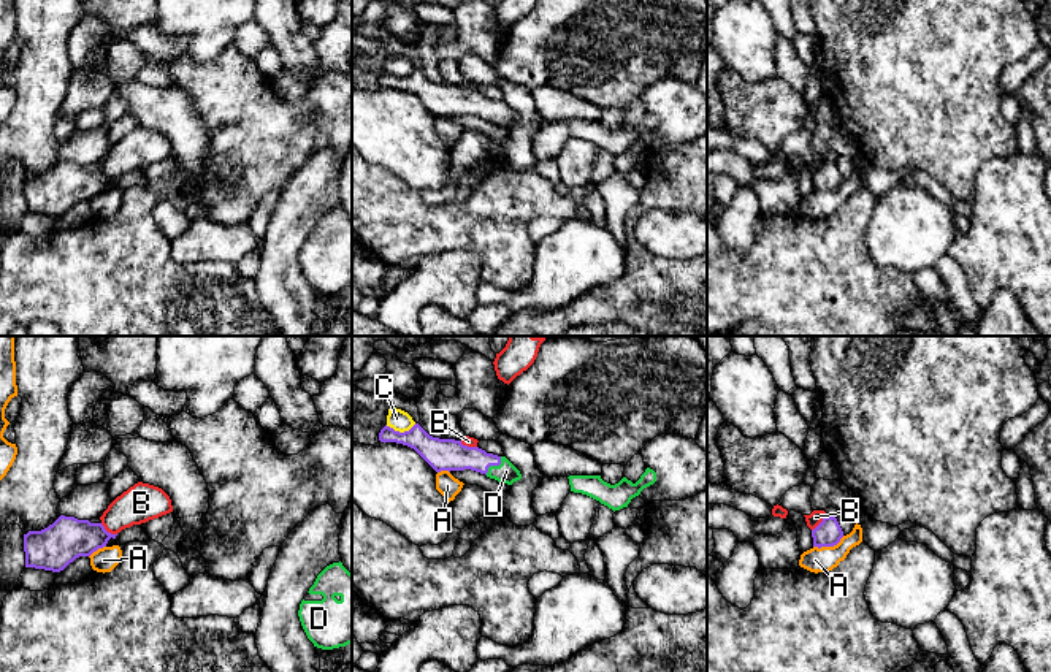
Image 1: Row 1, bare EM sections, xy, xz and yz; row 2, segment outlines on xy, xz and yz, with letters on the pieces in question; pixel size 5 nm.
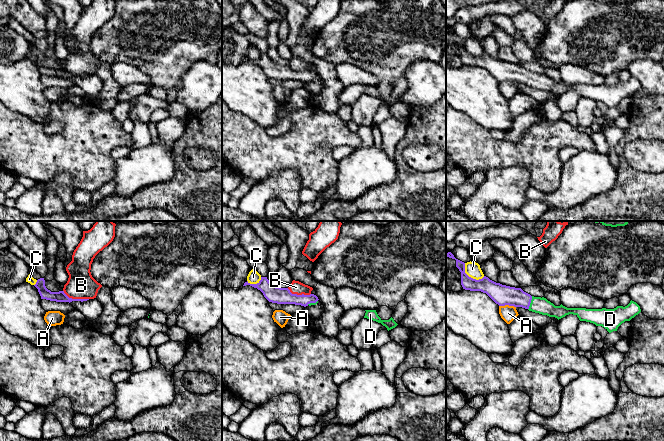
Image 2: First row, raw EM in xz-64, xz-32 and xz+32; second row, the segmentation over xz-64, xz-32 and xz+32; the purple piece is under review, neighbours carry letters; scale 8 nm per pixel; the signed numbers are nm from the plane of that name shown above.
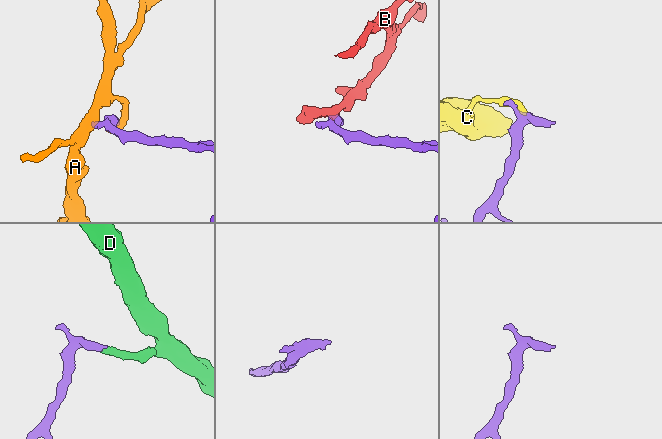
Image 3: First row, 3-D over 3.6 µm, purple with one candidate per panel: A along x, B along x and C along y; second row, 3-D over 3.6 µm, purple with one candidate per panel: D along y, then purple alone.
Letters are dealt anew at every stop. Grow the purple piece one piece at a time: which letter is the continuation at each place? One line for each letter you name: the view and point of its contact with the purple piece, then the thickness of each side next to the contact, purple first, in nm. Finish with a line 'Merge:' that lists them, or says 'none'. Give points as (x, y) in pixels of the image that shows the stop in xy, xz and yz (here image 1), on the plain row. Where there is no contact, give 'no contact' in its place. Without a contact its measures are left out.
D: meets purple in xz at (493, 110); 160 nm thick on the purple side, 100 nm on the other
Merge: D

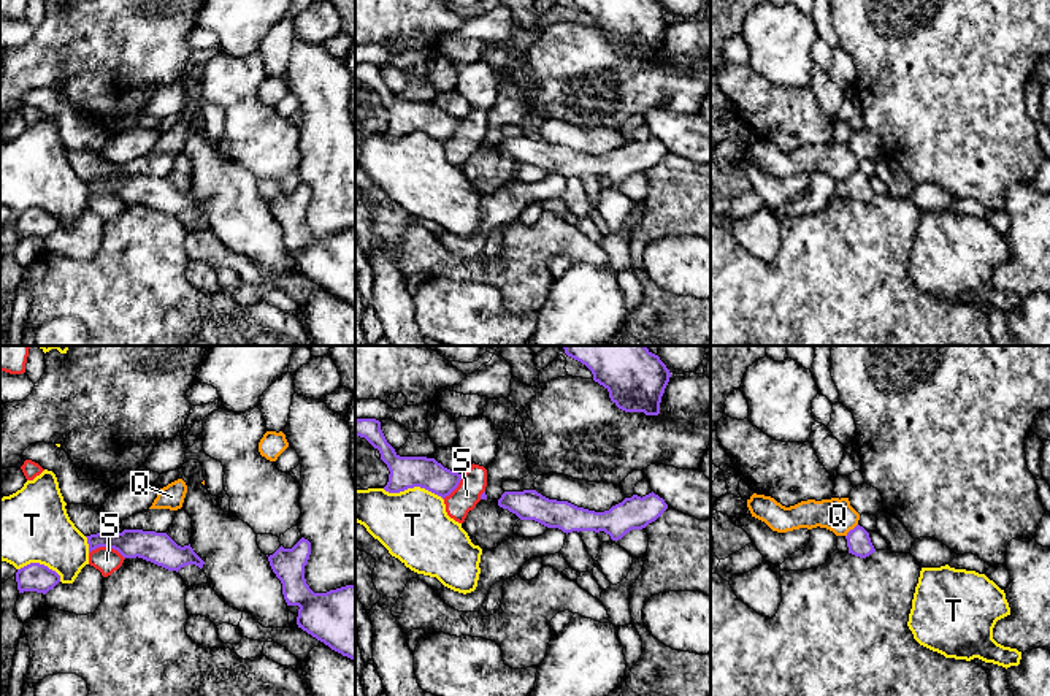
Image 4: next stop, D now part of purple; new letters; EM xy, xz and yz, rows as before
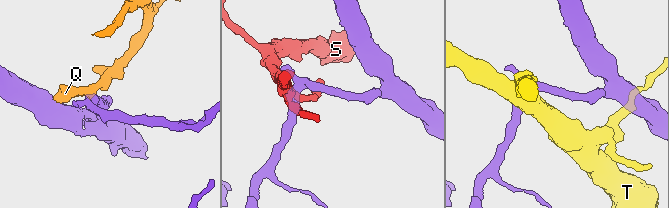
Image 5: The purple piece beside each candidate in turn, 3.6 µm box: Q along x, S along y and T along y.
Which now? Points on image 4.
Merge: none

